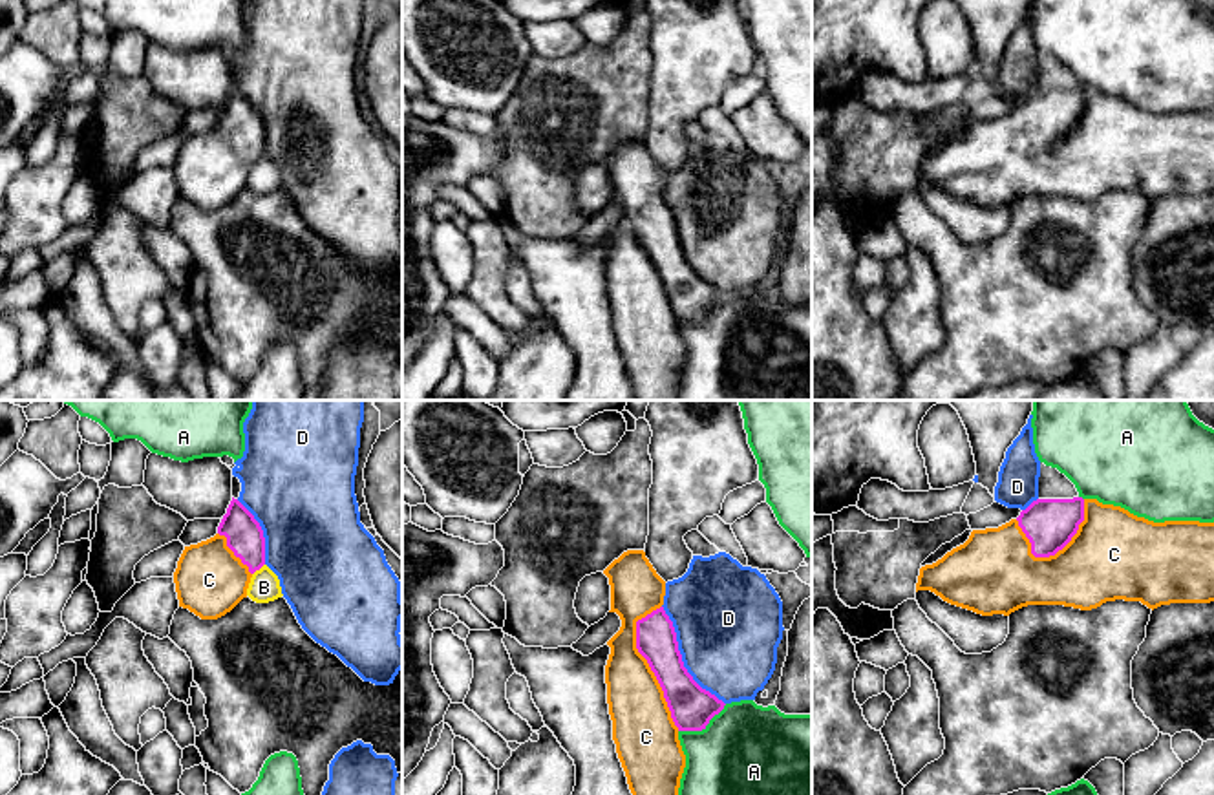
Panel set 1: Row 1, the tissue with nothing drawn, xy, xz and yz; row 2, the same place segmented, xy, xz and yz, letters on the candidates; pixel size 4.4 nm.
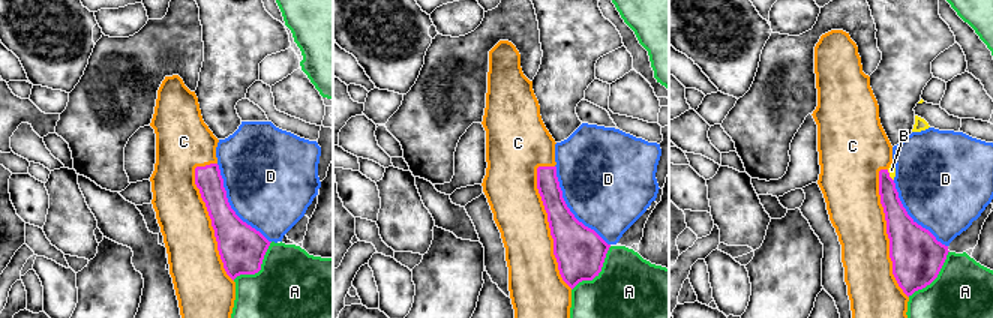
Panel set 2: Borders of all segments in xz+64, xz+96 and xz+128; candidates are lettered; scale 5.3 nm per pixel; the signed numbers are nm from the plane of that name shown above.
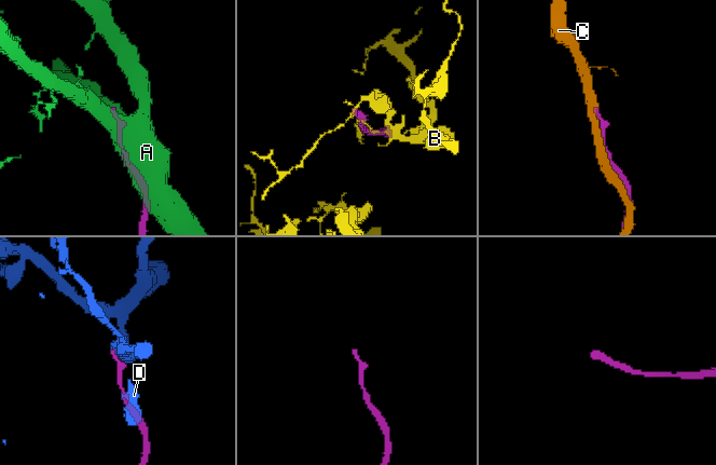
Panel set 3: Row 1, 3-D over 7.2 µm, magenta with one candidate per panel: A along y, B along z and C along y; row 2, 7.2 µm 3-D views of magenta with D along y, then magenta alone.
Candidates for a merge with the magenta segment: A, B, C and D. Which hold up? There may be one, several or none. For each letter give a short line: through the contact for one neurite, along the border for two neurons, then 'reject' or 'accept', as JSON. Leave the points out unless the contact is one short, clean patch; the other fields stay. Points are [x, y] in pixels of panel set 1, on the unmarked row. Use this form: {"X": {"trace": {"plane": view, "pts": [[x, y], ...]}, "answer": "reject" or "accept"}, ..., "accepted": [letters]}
{"A": {"answer": "reject"}, "B": {"answer": "reject"}, "C": {"answer": "accept"}, "D": {"answer": "reject"}, "accepted": ["C"]}

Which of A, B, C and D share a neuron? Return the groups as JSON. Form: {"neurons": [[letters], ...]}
{"neurons": [["A"], ["B"], ["C"], ["D"]]}

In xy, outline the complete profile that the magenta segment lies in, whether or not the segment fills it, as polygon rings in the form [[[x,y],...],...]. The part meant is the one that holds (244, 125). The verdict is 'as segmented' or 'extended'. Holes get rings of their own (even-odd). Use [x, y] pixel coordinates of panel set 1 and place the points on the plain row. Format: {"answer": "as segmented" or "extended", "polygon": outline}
{"answer": "extended", "polygon": [[[232,88],[218,124],[197,135],[185,137],[174,163],[179,197],[201,210],[218,210],[230,203],[243,188],[250,168],[265,155],[265,128],[254,106]]]}

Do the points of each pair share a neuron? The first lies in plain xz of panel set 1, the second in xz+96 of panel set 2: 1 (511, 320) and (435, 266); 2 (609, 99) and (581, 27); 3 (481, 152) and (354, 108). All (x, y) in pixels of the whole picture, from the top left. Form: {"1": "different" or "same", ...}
{"1": "different", "2": "different", "3": "same"}

